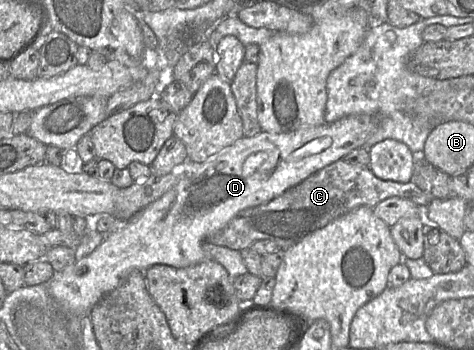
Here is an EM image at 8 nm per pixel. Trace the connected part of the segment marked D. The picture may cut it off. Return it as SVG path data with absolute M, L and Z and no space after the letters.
M349 115L334 122L325 122L324 124L319 126L300 128L293 132L273 134L262 131L253 137L244 136L243 138L235 141L231 146L224 148L221 152L212 156L203 163L195 163L187 159L184 162L186 173L173 188L171 188L157 200L153 201L152 203L141 209L123 226L118 226L116 220L116 228L104 238L103 242L91 254L81 259L80 261L75 261L73 264L69 265L62 271L55 272L53 277L48 282L43 284L47 284L49 294L65 310L76 316L89 316L89 312L91 311L91 309L105 295L116 289L132 271L138 270L144 272L149 267L156 264L168 265L175 268L186 268L207 260L208 256L203 249L203 245L206 243L208 237L211 234L224 228L239 212L247 208L256 207L270 202L274 198L282 195L289 188L301 183L303 180L305 180L307 177L320 170L321 168L341 158L344 158L344 156L351 150L362 147L367 139L375 132L376 128L377 120L371 115Z

